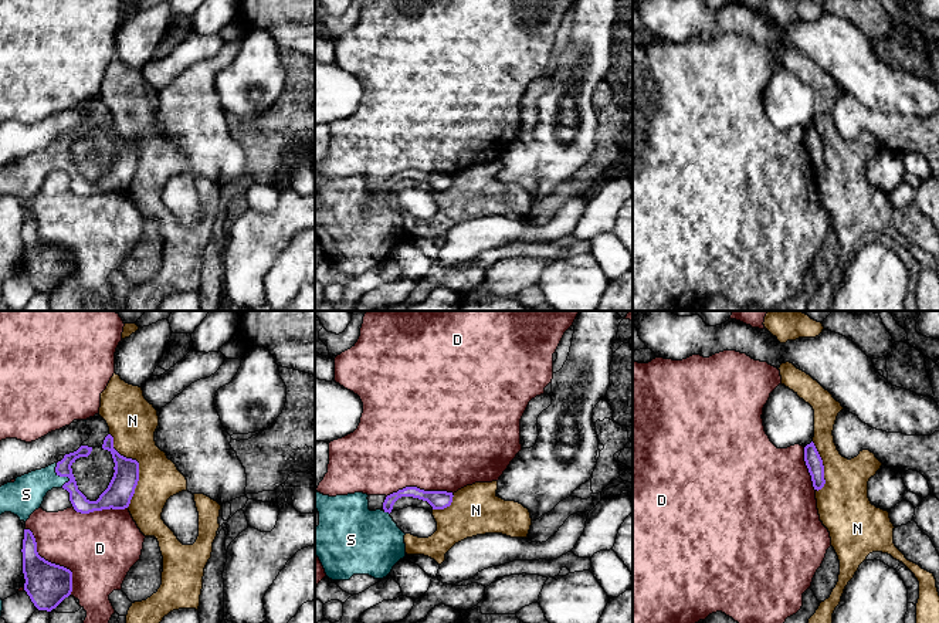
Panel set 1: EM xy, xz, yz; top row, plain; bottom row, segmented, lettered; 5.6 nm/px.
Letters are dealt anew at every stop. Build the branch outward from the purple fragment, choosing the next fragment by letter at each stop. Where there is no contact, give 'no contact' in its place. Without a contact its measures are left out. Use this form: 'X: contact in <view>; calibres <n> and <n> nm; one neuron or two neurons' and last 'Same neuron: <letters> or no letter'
D: contact in xy; calibres 240 and 380 nm; two neurons
N: contact in xy; calibres 150 and 280 nm; two neurons
S: contact in xy; calibres 90 and 200 nm; one neuron
Same neuron: S

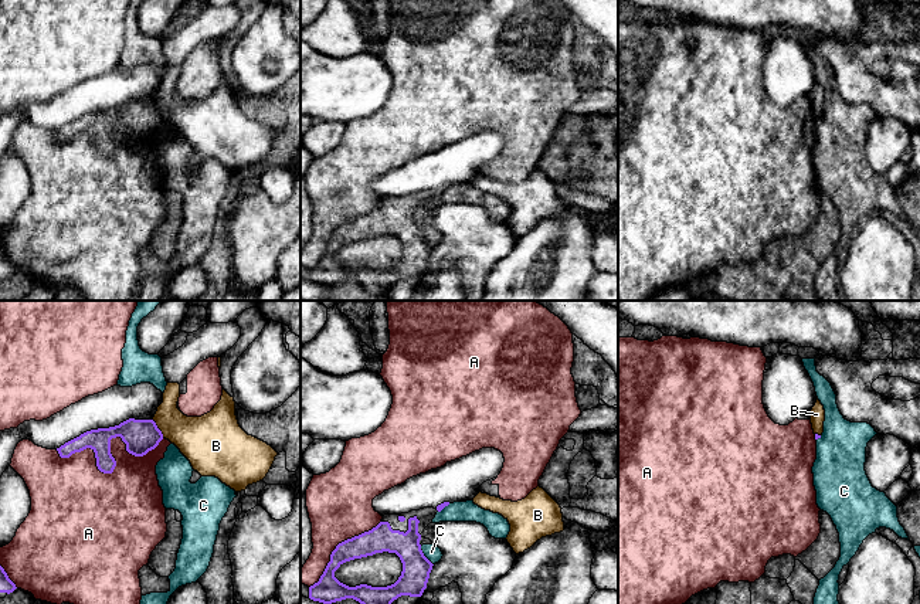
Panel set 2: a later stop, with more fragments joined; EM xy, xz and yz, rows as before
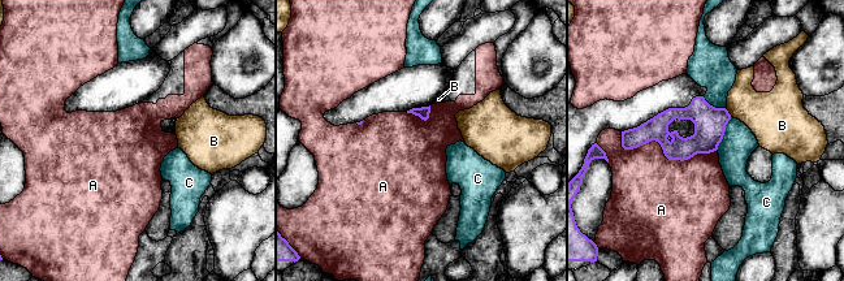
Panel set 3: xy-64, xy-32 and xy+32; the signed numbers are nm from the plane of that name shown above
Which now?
A: contact in xy; calibres 190 and 400 nm; two neurons
B: contact in xy; calibres 190 and 260 nm; two neurons
C: contact in xz; calibres 160 and 90 nm; two neurons
Same neuron: no letter

